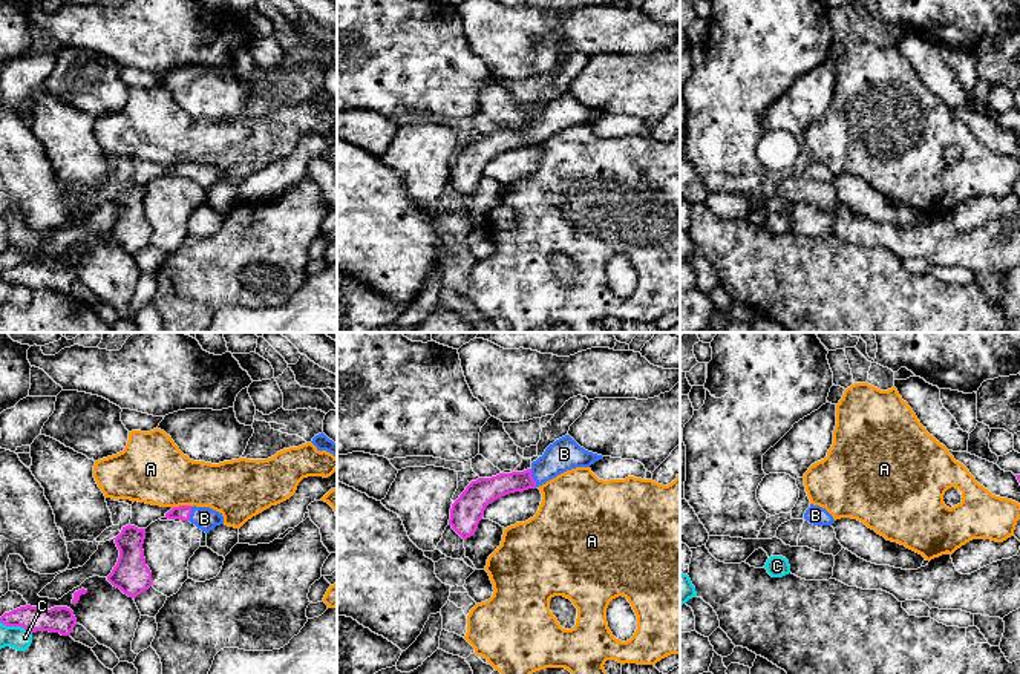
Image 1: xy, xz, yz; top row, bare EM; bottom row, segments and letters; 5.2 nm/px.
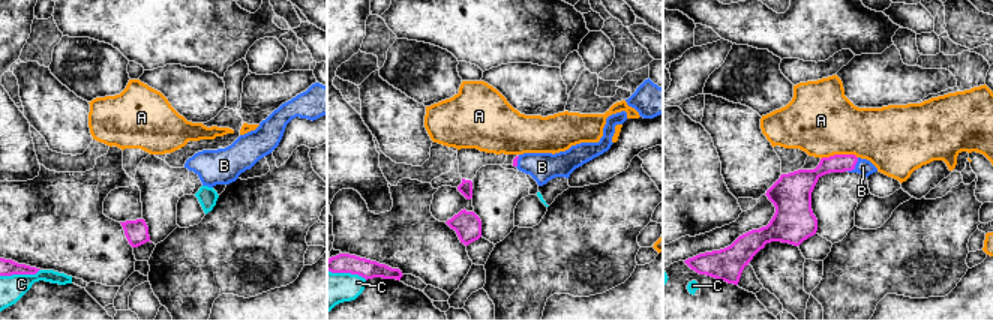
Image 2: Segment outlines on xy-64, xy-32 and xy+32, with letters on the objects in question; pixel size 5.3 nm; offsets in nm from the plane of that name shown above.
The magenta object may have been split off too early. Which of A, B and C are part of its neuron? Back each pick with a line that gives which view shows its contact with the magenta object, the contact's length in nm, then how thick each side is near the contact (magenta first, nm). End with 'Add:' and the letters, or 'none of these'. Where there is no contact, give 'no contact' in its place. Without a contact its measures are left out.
B: contact in xz; length 110 nm; calibres 140 and 170 nm
Add: B

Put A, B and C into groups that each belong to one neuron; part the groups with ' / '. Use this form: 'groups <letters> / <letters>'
groups A / B / C

